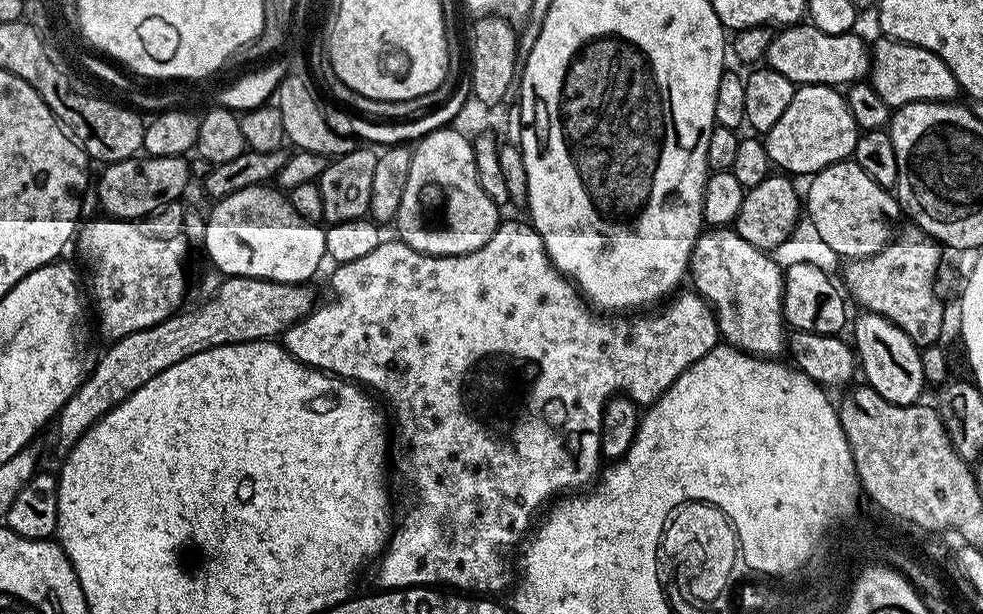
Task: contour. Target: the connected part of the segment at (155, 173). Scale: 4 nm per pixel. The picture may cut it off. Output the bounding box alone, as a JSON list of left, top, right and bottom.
[95,154,192,221]

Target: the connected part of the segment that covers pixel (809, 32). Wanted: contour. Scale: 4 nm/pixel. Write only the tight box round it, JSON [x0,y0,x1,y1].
[767,22,870,86]

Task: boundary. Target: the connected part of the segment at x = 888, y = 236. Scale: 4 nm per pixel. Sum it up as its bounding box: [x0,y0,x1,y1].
[807,159,902,260]

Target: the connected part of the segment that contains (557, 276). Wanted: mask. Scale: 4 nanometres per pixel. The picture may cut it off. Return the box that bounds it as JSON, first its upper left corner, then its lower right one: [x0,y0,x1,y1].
[282,219,721,594]

